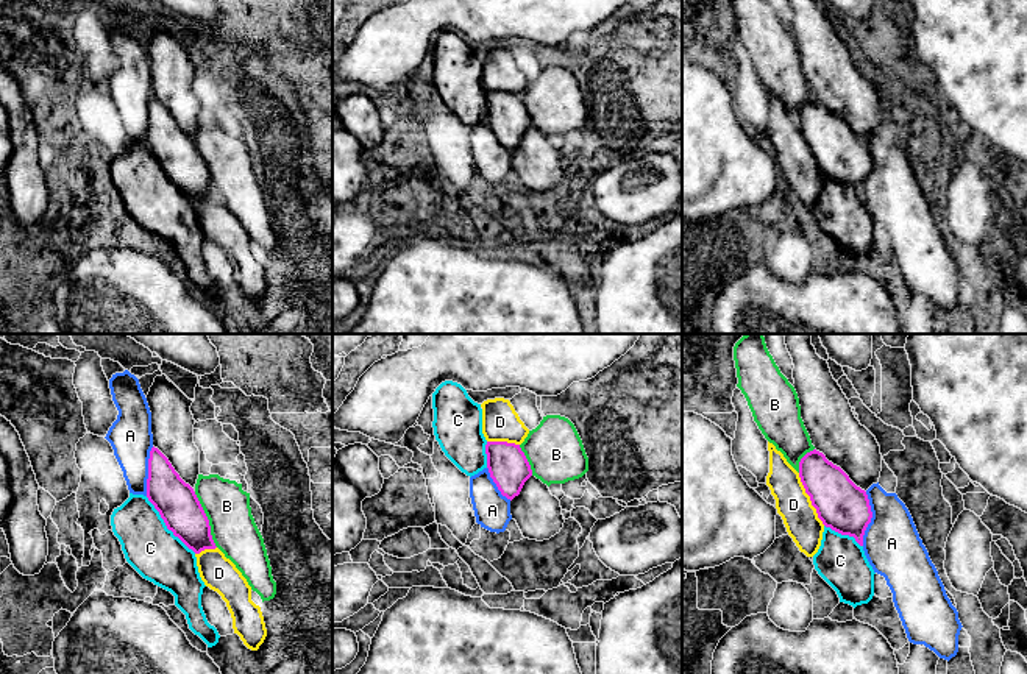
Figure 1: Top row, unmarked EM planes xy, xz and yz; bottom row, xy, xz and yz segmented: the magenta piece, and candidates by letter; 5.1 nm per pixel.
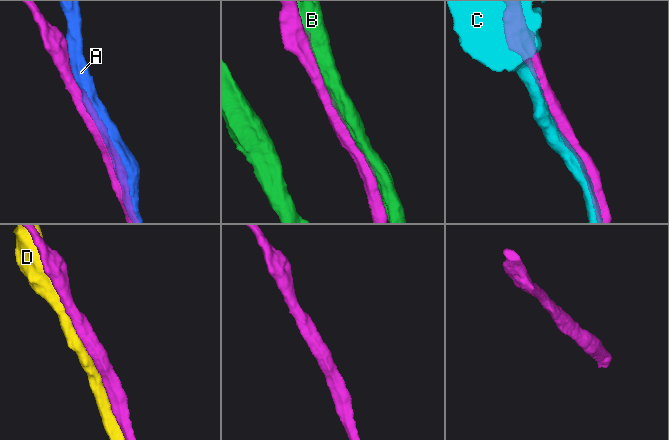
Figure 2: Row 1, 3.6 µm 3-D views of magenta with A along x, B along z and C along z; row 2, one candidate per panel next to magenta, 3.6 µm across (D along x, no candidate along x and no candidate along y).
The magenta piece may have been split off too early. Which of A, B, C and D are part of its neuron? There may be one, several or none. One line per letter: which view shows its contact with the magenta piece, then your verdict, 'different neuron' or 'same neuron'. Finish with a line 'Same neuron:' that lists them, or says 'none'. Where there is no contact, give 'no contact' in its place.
A: meets magenta in yz; different neuron
B: meets magenta in xy; different neuron
C: meets magenta in xy; different neuron
D: meets magenta in yz; same neuron
Same neuron: D

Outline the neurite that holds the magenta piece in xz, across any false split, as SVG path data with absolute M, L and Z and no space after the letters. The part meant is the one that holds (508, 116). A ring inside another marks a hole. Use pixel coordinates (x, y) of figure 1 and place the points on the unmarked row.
M487 50L481 58L487 119L501 145L512 151L532 126L531 115L520 98L529 80L509 50Z

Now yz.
M769 92L768 101L766 136L799 201L813 208L826 178L854 187L863 197L863 186L872 168L866 142L816 100L801 109L798 122Z

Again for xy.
M155 97L148 109L147 148L167 179L195 203L200 228L226 253L234 284L248 300L258 301L267 287L267 279L261 257L251 251L251 237L215 197L209 170L194 139Z

